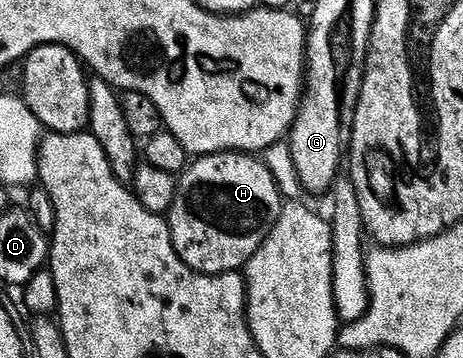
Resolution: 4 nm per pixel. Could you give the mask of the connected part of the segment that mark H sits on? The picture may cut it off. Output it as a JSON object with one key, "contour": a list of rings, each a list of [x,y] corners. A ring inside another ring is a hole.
{"contour":[[[241,151],[211,153],[209,156],[196,157],[192,161],[194,164],[185,173],[180,173],[177,189],[175,190],[175,198],[171,202],[167,213],[167,223],[169,225],[169,233],[171,234],[171,242],[179,254],[179,258],[191,270],[201,272],[204,276],[221,276],[225,272],[236,272],[244,269],[245,265],[249,263],[250,258],[255,254],[255,250],[259,250],[259,246],[265,241],[265,236],[270,228],[273,227],[273,223],[281,216],[283,199],[281,200],[281,192],[277,189],[277,180],[273,177],[271,169],[261,168],[261,164],[257,159],[256,155]]]}

